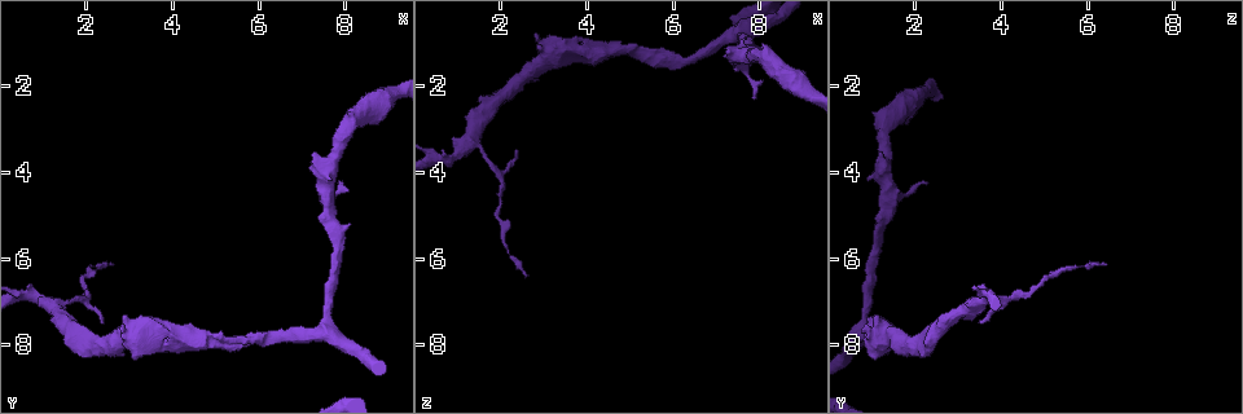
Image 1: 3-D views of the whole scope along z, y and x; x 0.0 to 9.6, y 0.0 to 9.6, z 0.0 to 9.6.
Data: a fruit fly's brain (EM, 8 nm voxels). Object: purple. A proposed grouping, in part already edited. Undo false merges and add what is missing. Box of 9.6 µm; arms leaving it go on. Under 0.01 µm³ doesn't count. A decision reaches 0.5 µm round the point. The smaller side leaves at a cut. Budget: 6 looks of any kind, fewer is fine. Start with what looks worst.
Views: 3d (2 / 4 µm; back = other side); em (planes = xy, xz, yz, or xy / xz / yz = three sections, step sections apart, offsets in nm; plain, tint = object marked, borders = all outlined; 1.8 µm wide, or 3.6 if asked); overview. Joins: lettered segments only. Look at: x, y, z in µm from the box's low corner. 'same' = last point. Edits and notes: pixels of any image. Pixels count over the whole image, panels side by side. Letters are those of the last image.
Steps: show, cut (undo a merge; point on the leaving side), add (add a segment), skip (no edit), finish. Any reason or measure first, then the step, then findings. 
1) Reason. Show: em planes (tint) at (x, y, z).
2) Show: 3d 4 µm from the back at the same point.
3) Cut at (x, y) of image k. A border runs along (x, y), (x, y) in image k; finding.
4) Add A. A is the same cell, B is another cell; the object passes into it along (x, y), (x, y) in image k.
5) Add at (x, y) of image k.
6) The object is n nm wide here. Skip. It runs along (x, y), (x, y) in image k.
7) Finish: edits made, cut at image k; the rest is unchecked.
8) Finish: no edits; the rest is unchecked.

An open end. Show: em planes (borders) at (2.60, 6.15, 6.50).

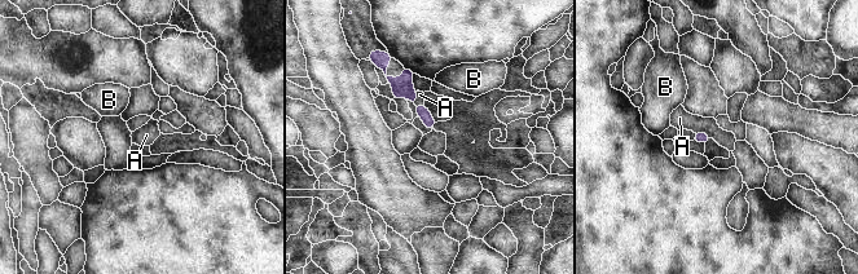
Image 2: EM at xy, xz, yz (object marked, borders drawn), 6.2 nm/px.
The object is 80 nm wide here. Skip. A and B are other cells; it runs along (405, 71), (406, 91), (428, 126) in image 2; none of them fits.

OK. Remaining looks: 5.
An open end. Show: 3d 4 µm at (2.40, 7.50, 3.45).

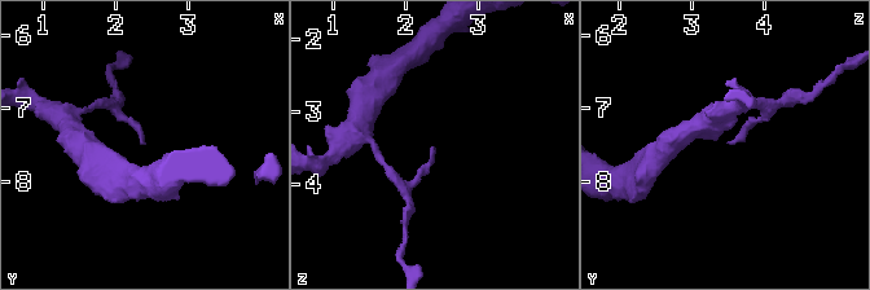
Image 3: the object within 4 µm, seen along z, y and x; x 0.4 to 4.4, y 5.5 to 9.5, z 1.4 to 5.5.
Show: em xz step 16 (borders) at (2.35, 7.50, 3.45).

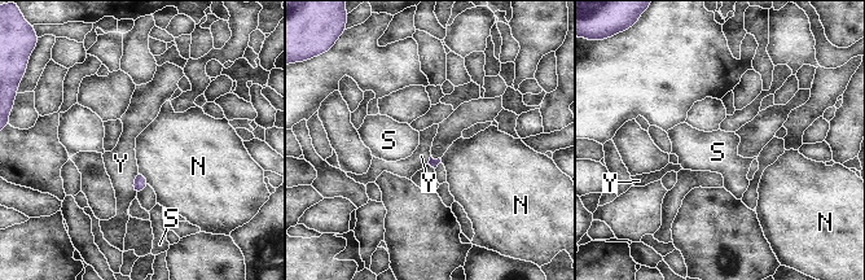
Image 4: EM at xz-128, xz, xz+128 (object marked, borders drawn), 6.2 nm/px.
Skip. N, S and Y are other cells; a border runs along (137, 170), (134, 182), (135, 195) in image 4; none of them fits.

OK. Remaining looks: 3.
Three arms meet. Show: em planes (borders) at (7.55, 7.55, 0.80).

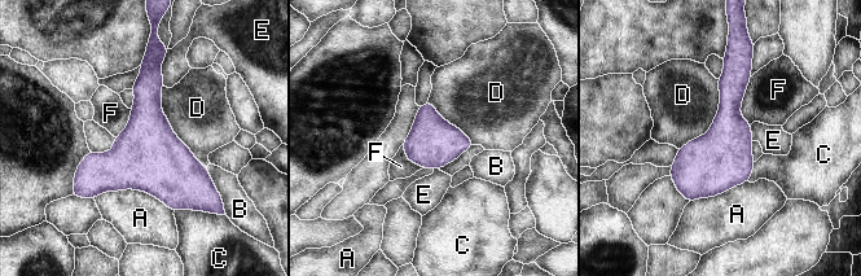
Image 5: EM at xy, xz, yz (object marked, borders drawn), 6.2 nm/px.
Skip. A, B, C, D, E and F are other cells; a border runs along (162, 86), (170, 127), (206, 167) in image 5; continuous, no second cell.

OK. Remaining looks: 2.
Finish: no edits; the rest is unchecked.

